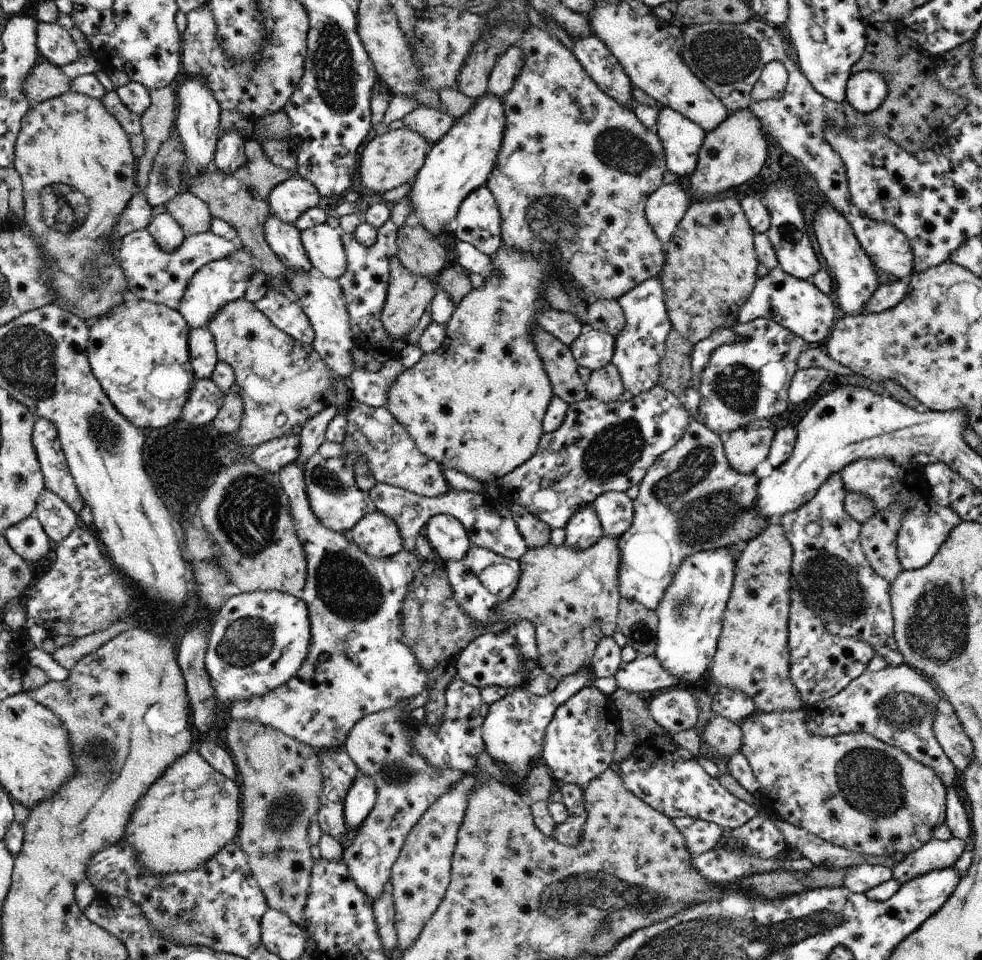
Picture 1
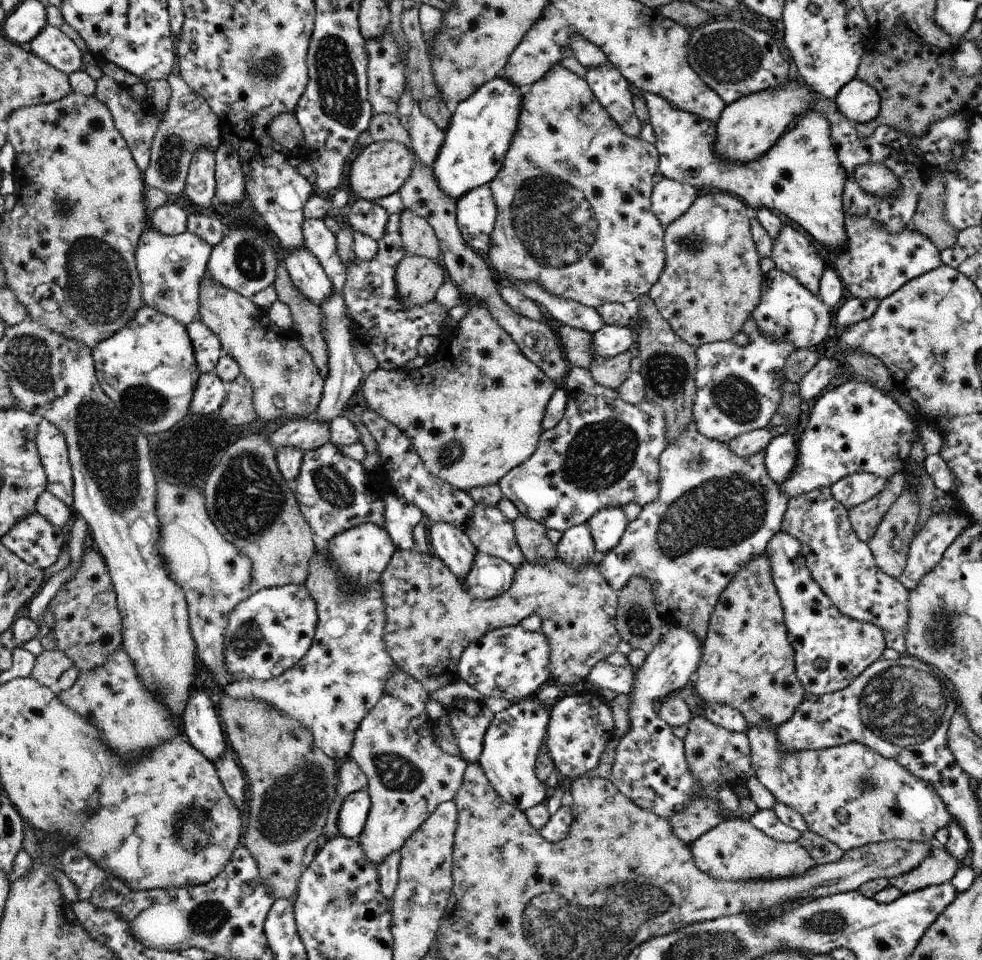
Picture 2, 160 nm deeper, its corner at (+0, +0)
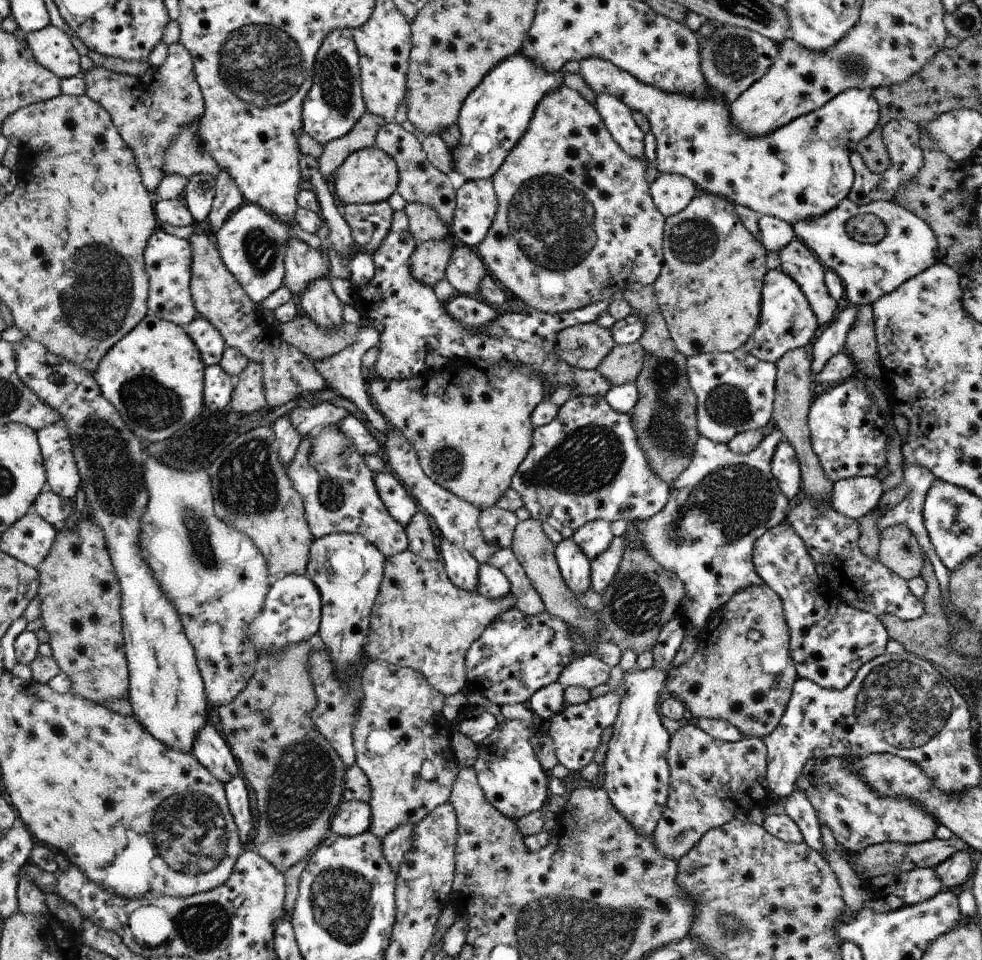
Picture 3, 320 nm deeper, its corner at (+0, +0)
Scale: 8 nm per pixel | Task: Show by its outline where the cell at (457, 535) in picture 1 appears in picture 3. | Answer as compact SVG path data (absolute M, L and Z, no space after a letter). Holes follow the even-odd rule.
M446 539L441 542L440 558L447 569L447 577L462 590L478 593L479 561L471 551L456 546Z

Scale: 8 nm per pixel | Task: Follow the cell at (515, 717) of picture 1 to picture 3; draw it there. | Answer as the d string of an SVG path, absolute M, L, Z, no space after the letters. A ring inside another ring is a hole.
M507 719L505 724L498 725L486 740L477 745L478 756L472 764L488 802L514 822L540 811L548 798L550 774L542 768L531 745L530 738L534 733L534 729L522 721Z

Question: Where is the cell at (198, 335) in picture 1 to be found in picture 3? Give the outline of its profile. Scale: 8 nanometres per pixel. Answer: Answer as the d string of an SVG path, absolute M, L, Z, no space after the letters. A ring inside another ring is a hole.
M197 316L190 325L186 326L188 334L200 342L200 350L204 350L204 362L206 366L218 365L223 358L225 340L222 340L220 331L208 319Z

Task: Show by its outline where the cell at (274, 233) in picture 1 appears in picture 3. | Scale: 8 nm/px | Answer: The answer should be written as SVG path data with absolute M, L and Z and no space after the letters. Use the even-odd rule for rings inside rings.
M326 277L313 281L297 303L306 315L329 333L345 322L342 317L344 304L336 297Z

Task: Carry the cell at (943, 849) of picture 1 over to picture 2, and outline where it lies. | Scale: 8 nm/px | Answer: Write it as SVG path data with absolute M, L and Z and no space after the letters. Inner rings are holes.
M934 842L930 848L930 854L920 862L920 866L890 878L889 885L900 890L901 894L908 894L908 892L922 890L926 886L951 882L960 866L960 862L954 856L950 856L946 846Z

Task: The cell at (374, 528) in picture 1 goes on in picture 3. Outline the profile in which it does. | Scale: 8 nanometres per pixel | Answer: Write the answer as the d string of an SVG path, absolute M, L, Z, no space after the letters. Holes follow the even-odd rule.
M332 533L315 539L311 546L308 576L319 587L323 601L319 634L337 671L337 678L344 685L349 682L351 667L361 660L385 564L383 553L356 533Z

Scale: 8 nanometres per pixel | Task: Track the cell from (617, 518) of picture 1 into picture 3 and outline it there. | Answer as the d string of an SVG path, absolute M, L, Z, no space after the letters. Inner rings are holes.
M598 519L578 529L571 538L589 559L595 559L610 546L614 536L610 531L610 523Z

